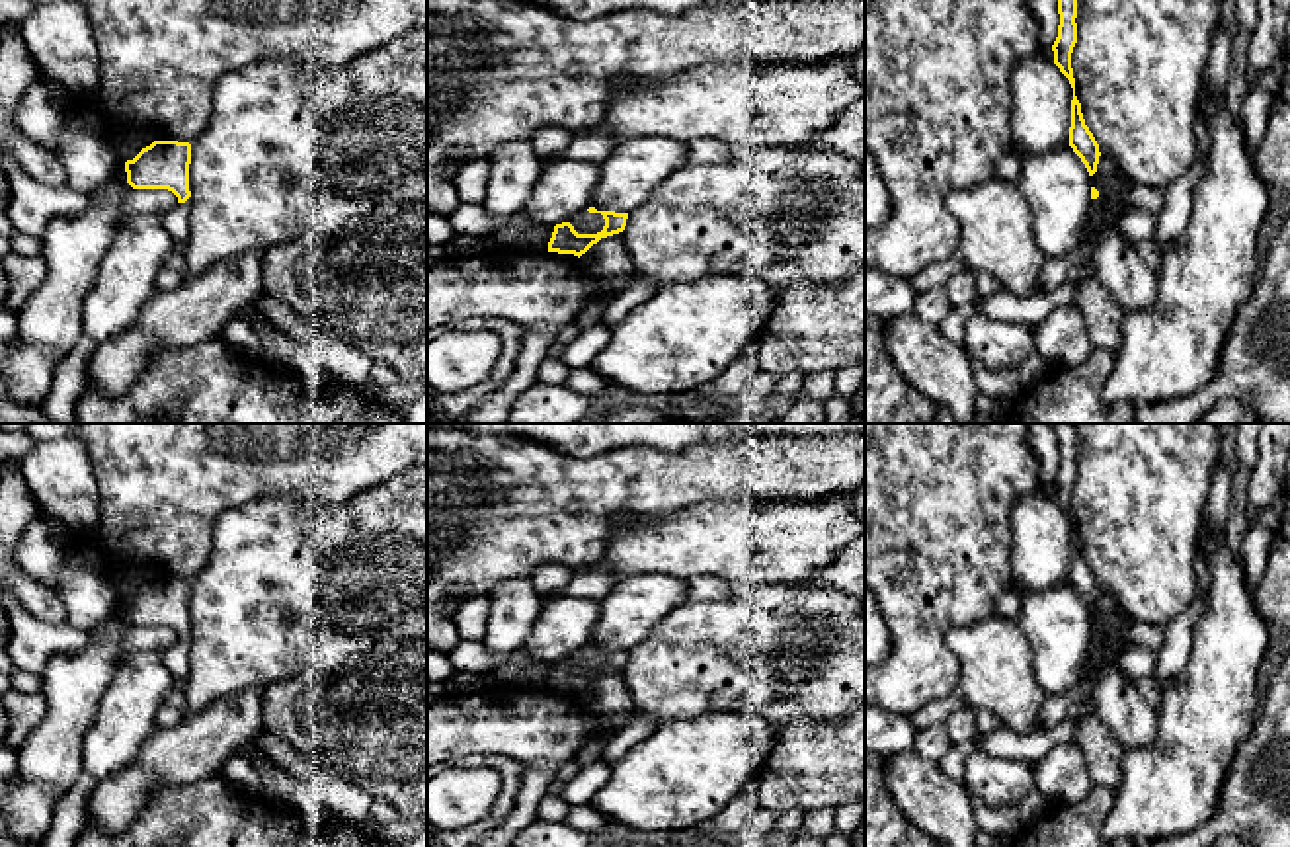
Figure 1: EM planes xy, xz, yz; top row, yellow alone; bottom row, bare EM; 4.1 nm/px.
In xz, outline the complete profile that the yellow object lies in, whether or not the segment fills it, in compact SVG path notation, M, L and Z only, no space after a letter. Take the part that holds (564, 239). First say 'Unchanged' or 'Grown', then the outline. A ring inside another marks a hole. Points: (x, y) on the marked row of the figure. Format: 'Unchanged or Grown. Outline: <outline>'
Unchanged. Outline: M589 207L587 211L603 215L603 230L597 234L578 234L570 222L556 224L548 242L548 252L574 254L580 258L601 238L619 234L626 226L628 213L597 211L595 207Z

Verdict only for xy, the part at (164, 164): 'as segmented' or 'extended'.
extended

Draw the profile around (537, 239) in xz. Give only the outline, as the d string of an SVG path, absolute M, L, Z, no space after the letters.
M539 224L527 230L523 236L523 248L548 252L548 242L552 238L552 232L554 232L554 226L550 224Z

